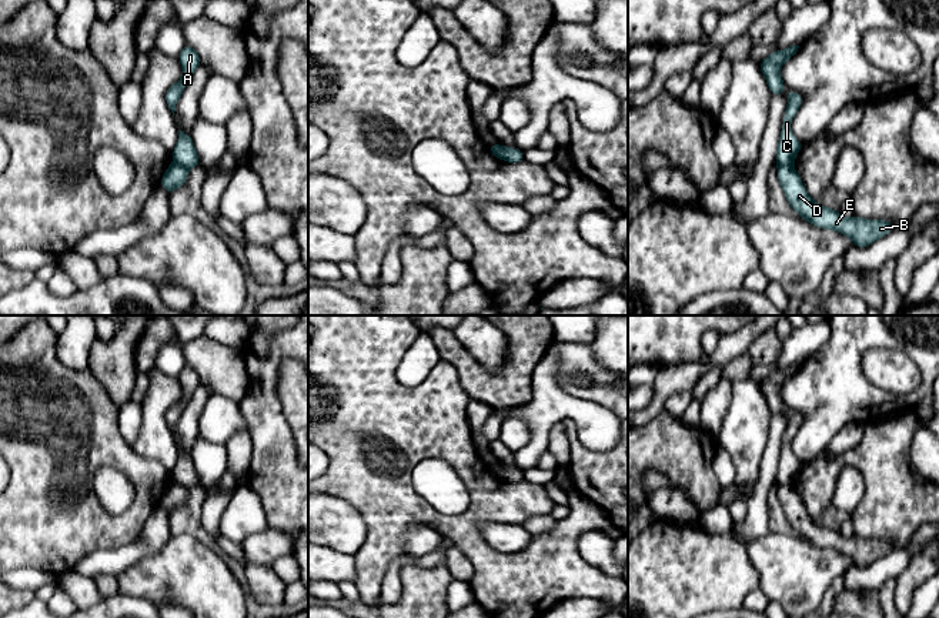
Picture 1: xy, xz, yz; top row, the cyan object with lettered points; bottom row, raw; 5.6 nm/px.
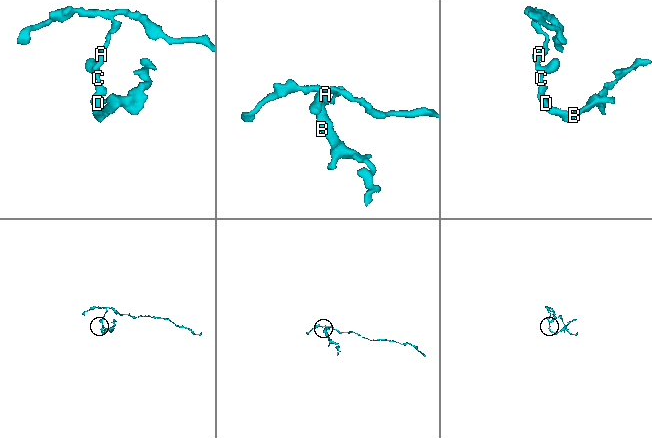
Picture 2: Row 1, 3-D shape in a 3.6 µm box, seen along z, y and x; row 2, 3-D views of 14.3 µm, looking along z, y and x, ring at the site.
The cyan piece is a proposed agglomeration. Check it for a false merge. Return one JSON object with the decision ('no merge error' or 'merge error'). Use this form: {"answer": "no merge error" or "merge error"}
{"answer": "merge error"}

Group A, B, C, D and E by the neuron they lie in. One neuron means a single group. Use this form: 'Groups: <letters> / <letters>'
Groups: A C / B D E

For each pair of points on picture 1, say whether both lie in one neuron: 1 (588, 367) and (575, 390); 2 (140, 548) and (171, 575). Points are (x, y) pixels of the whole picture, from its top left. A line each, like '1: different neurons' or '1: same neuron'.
1: same neuron
2: different neurons

